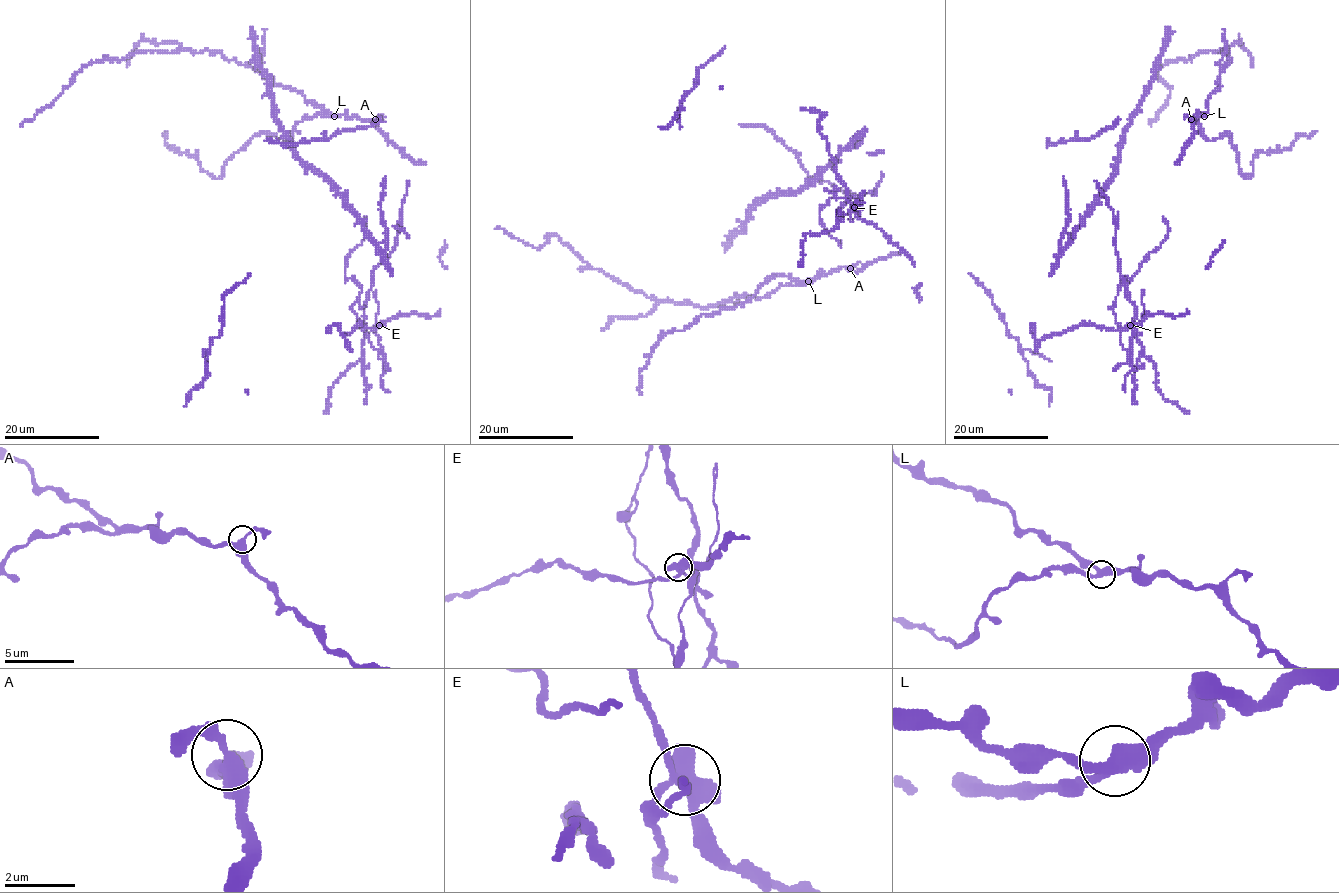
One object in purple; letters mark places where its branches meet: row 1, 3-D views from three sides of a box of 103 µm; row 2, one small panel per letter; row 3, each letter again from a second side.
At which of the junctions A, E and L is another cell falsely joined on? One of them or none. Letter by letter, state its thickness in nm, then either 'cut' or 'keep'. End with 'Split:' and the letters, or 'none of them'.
A: calibre 360 nm; keep
E: calibre 440 nm; cut
L: calibre 400 nm; keep
Split: E

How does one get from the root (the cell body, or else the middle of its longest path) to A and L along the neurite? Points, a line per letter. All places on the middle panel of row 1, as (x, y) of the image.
A: (878, 258), (857, 271), (850, 268)
L: (878, 258), (857, 271), (838, 267), (808, 281)

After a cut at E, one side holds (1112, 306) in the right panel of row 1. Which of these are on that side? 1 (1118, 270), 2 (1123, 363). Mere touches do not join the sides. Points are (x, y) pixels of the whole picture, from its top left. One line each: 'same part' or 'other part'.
1: other part
2: same part

